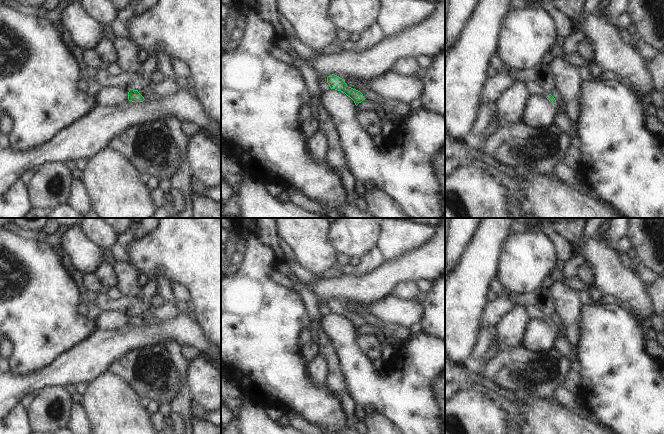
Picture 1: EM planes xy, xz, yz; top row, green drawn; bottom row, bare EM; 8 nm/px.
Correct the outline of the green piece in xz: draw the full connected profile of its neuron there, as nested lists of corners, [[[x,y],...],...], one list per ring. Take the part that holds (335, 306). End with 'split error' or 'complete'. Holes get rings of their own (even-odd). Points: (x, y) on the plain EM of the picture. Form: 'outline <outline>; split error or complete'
outline [[[330,299],[327,301],[327,307],[329,308],[331,313],[335,313],[337,315],[341,315],[345,317],[348,321],[350,321],[355,329],[357,330],[363,324],[365,324],[363,318],[351,311],[348,311],[345,305],[337,299]]]; complete

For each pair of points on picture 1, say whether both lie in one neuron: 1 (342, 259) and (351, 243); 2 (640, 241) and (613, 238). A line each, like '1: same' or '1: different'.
1: different
2: different

